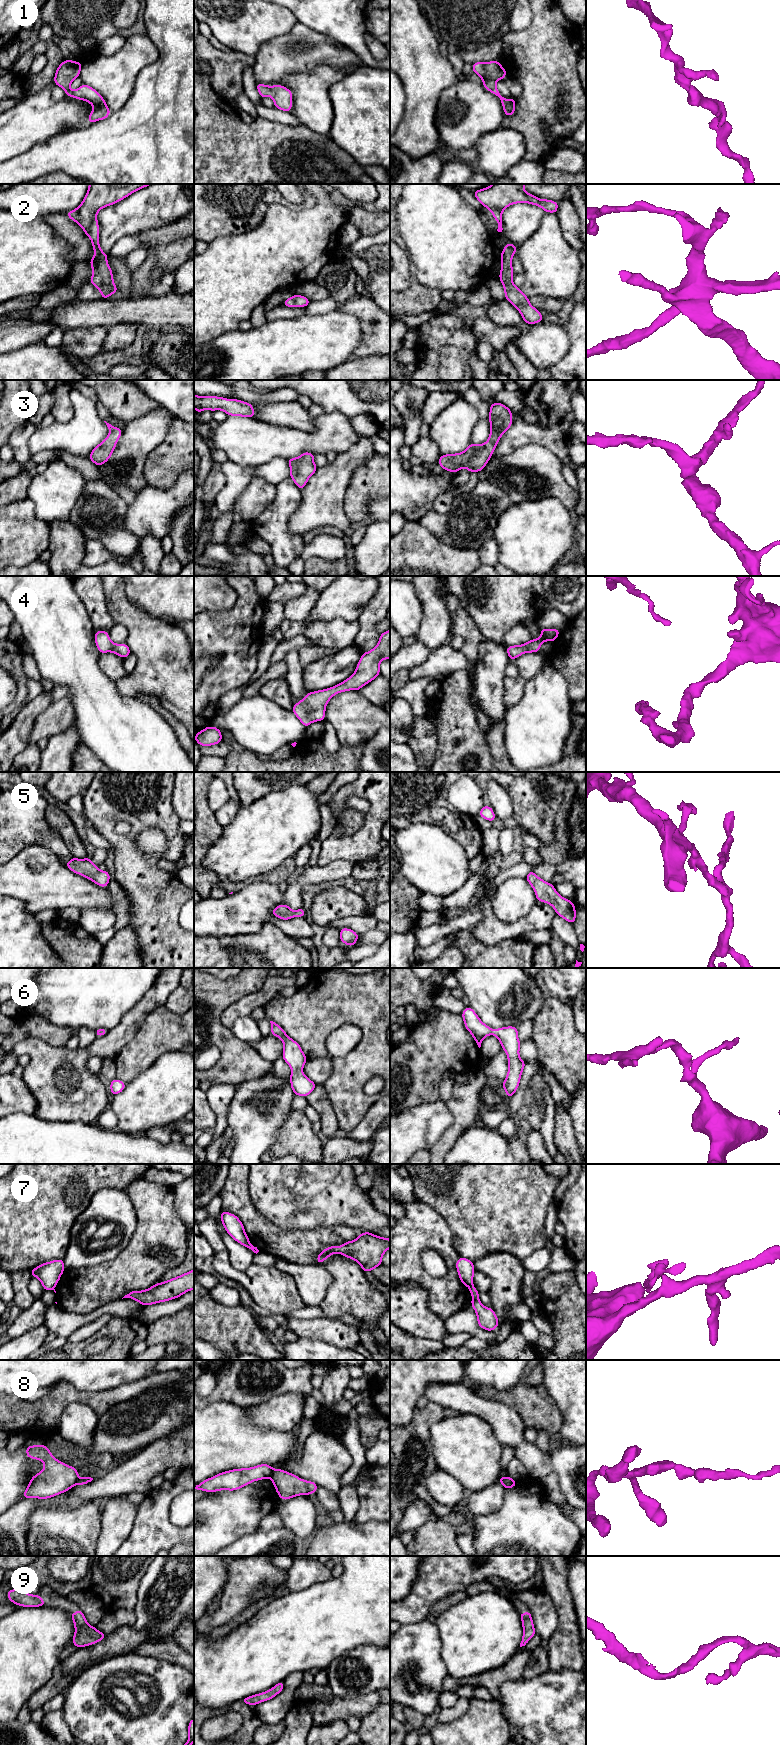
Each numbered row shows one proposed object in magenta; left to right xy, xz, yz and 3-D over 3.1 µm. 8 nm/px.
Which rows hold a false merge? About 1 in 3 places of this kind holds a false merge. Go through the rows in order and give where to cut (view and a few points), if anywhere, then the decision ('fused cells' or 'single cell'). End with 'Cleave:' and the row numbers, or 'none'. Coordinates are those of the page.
1: no cut | single cell
2: no cut | single cell
3: no cut | single cell
4: no cut | single cell
5: no cut | single cell
6: no cut | single cell
7: yz (472, 1285), (469, 1287) | fused cells
8: xz (274, 1470), (270, 1477) | fused cells
9: no cut | single cell
Cleave: 7, 8

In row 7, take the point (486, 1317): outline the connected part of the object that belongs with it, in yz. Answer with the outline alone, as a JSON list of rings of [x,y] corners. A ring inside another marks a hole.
[[[472,1286],[469,1289],[472,1295],[471,1305],[476,1312],[477,1321],[480,1328],[493,1331],[500,1324],[492,1308],[485,1307],[479,1300],[479,1292]]]

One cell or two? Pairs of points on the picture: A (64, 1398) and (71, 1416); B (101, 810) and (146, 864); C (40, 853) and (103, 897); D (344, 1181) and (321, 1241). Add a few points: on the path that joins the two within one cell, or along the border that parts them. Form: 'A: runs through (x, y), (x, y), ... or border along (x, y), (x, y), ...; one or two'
A: border along (90, 1406), (70, 1403), (58, 1428); two
B: runs through (105, 825), (106, 829), (131, 854); one
C: runs through (55, 869), (78, 892), (87, 895); one
D: border along (329, 1227), (303, 1229); two

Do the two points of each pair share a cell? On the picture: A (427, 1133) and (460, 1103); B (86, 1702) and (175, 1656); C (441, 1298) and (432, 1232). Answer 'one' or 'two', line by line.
A: two
B: two
C: one

